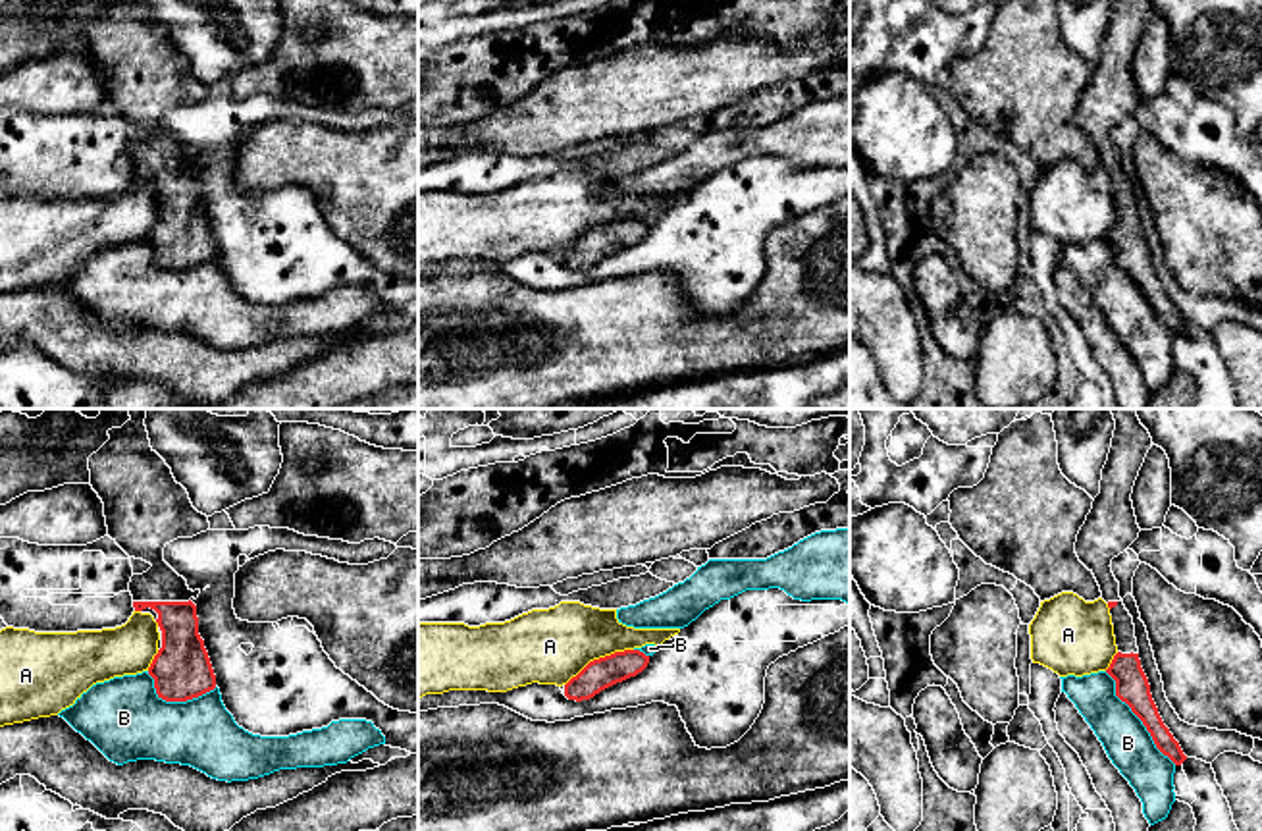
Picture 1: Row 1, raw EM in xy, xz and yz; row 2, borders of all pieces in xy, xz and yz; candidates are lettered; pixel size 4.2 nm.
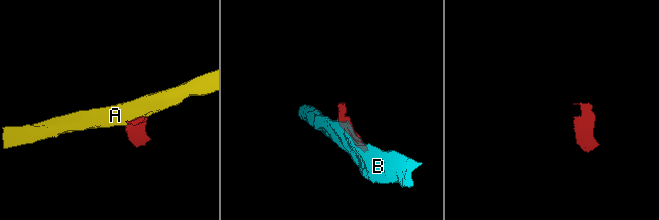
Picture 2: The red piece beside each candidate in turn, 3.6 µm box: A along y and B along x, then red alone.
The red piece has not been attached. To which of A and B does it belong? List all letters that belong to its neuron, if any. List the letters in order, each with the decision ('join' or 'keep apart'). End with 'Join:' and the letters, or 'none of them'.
A: keep apart
B: keep apart
Join: none of them

